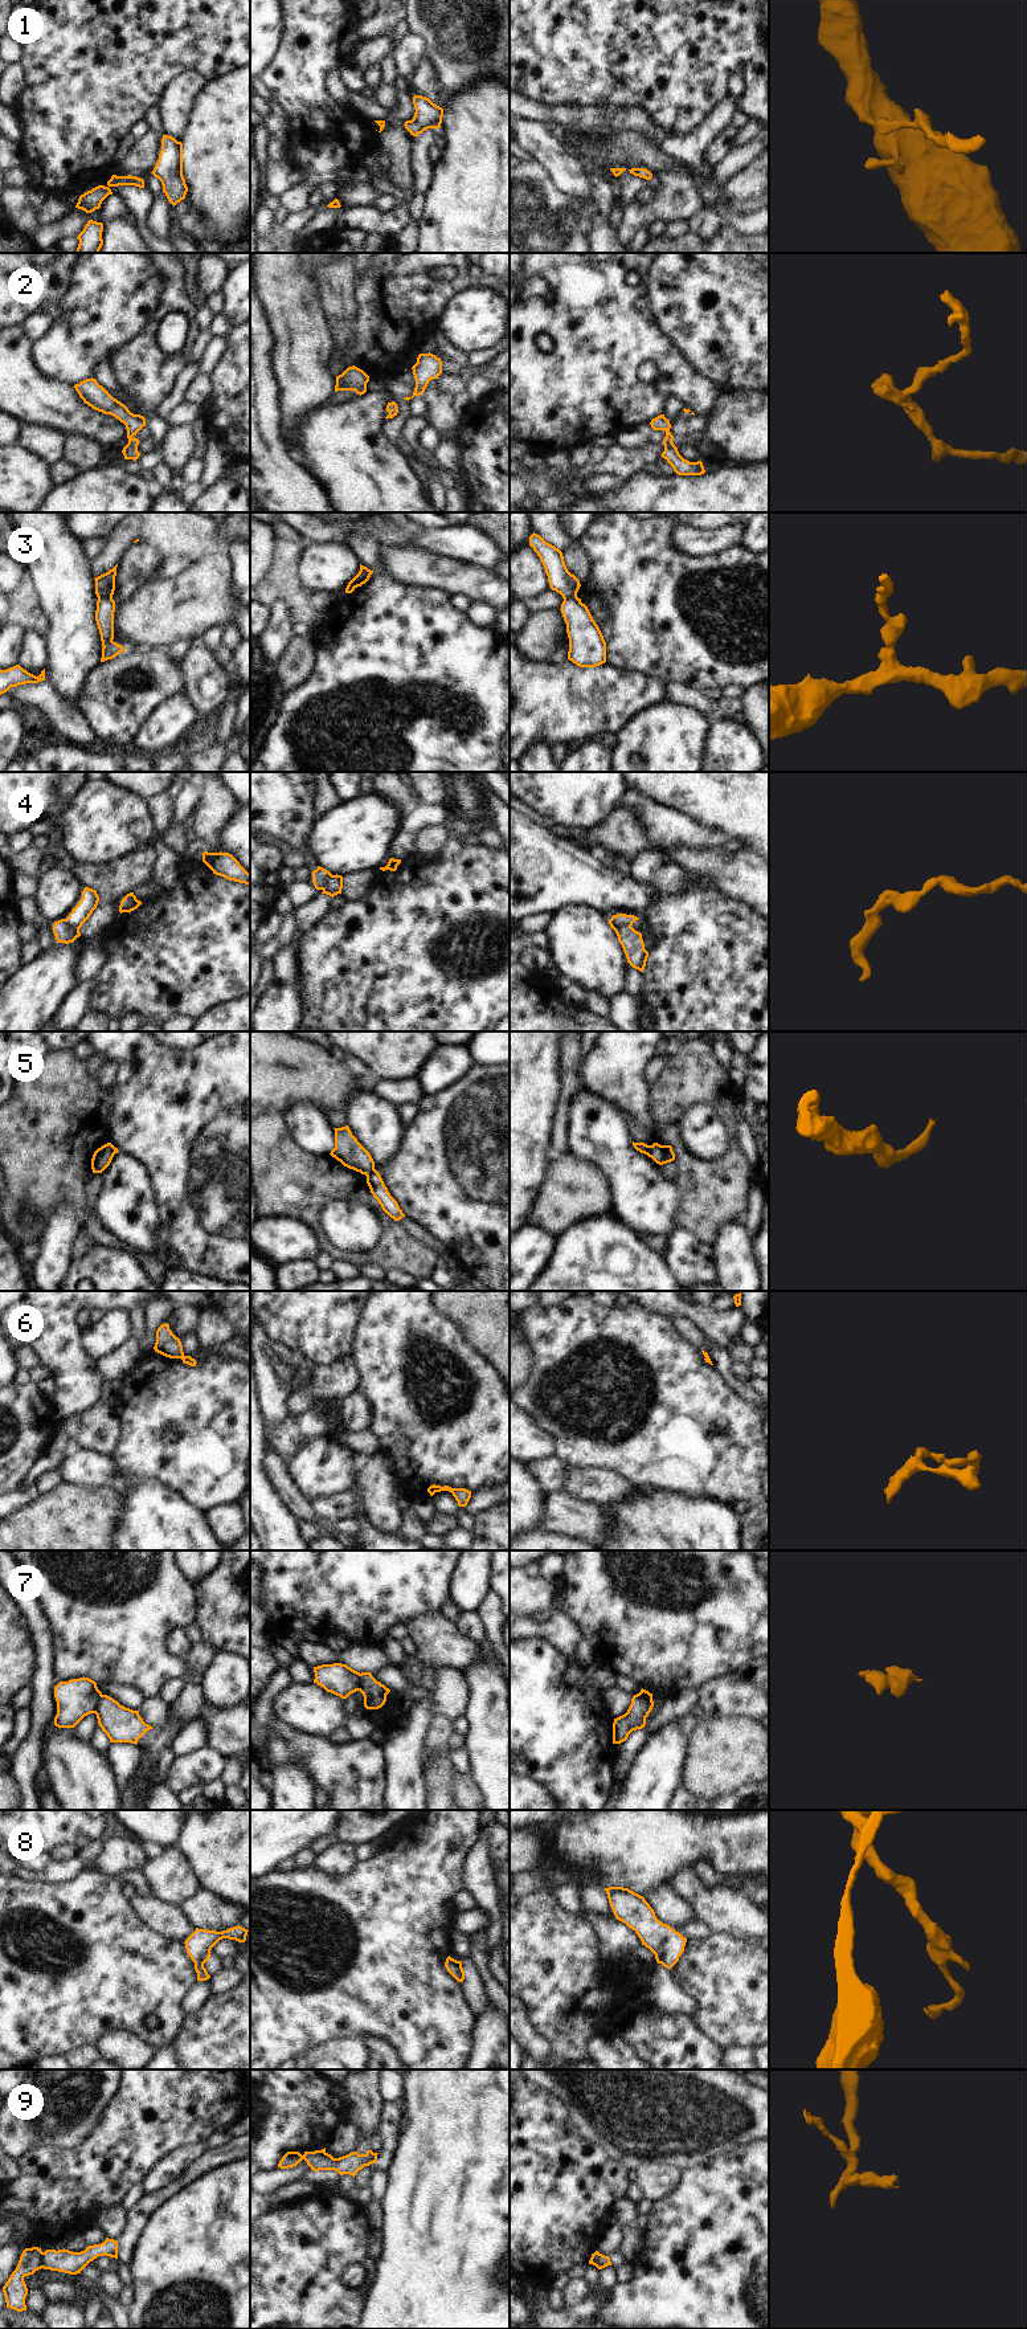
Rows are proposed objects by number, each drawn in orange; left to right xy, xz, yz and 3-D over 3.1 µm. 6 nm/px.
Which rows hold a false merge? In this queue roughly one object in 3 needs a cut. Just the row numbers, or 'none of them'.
3, 4, 5, 7, 9

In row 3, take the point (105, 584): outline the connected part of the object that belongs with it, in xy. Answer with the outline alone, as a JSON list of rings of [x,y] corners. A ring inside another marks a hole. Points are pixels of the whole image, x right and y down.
[[[118,564],[109,572],[95,577],[95,594],[98,598],[112,598]]]

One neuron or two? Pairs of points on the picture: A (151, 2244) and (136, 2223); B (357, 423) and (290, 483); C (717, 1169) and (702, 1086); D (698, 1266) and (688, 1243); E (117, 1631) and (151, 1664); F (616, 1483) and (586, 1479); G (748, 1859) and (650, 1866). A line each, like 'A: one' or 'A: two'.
A: two
B: two
C: one
D: one
E: one
F: one
G: one

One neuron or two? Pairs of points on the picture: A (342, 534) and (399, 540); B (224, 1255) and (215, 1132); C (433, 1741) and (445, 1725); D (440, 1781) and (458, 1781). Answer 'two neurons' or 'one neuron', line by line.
A: one neuron
B: one neuron
C: one neuron
D: two neurons

